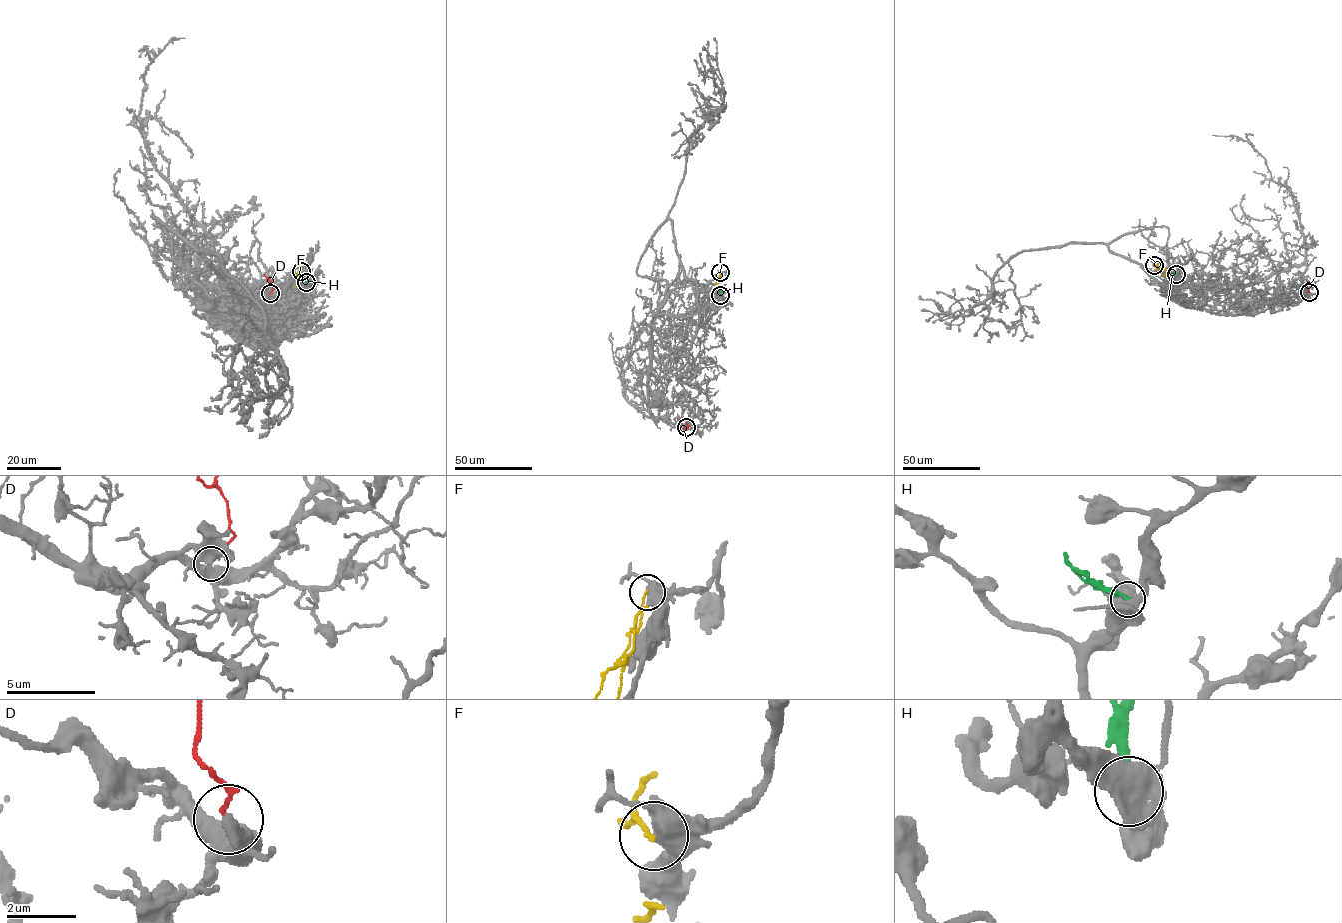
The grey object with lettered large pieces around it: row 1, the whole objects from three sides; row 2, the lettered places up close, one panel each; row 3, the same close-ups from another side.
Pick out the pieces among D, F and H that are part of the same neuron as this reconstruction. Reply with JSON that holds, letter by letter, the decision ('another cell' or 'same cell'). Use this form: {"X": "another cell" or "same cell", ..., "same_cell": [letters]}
{"D": "same cell", "F": "another cell", "H": "another cell", "same_cell": ["D"]}

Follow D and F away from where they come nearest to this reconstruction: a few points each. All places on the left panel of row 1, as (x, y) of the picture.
D: (270, 293), (273, 283), (264, 274)
F: (301, 271), (295, 287)

